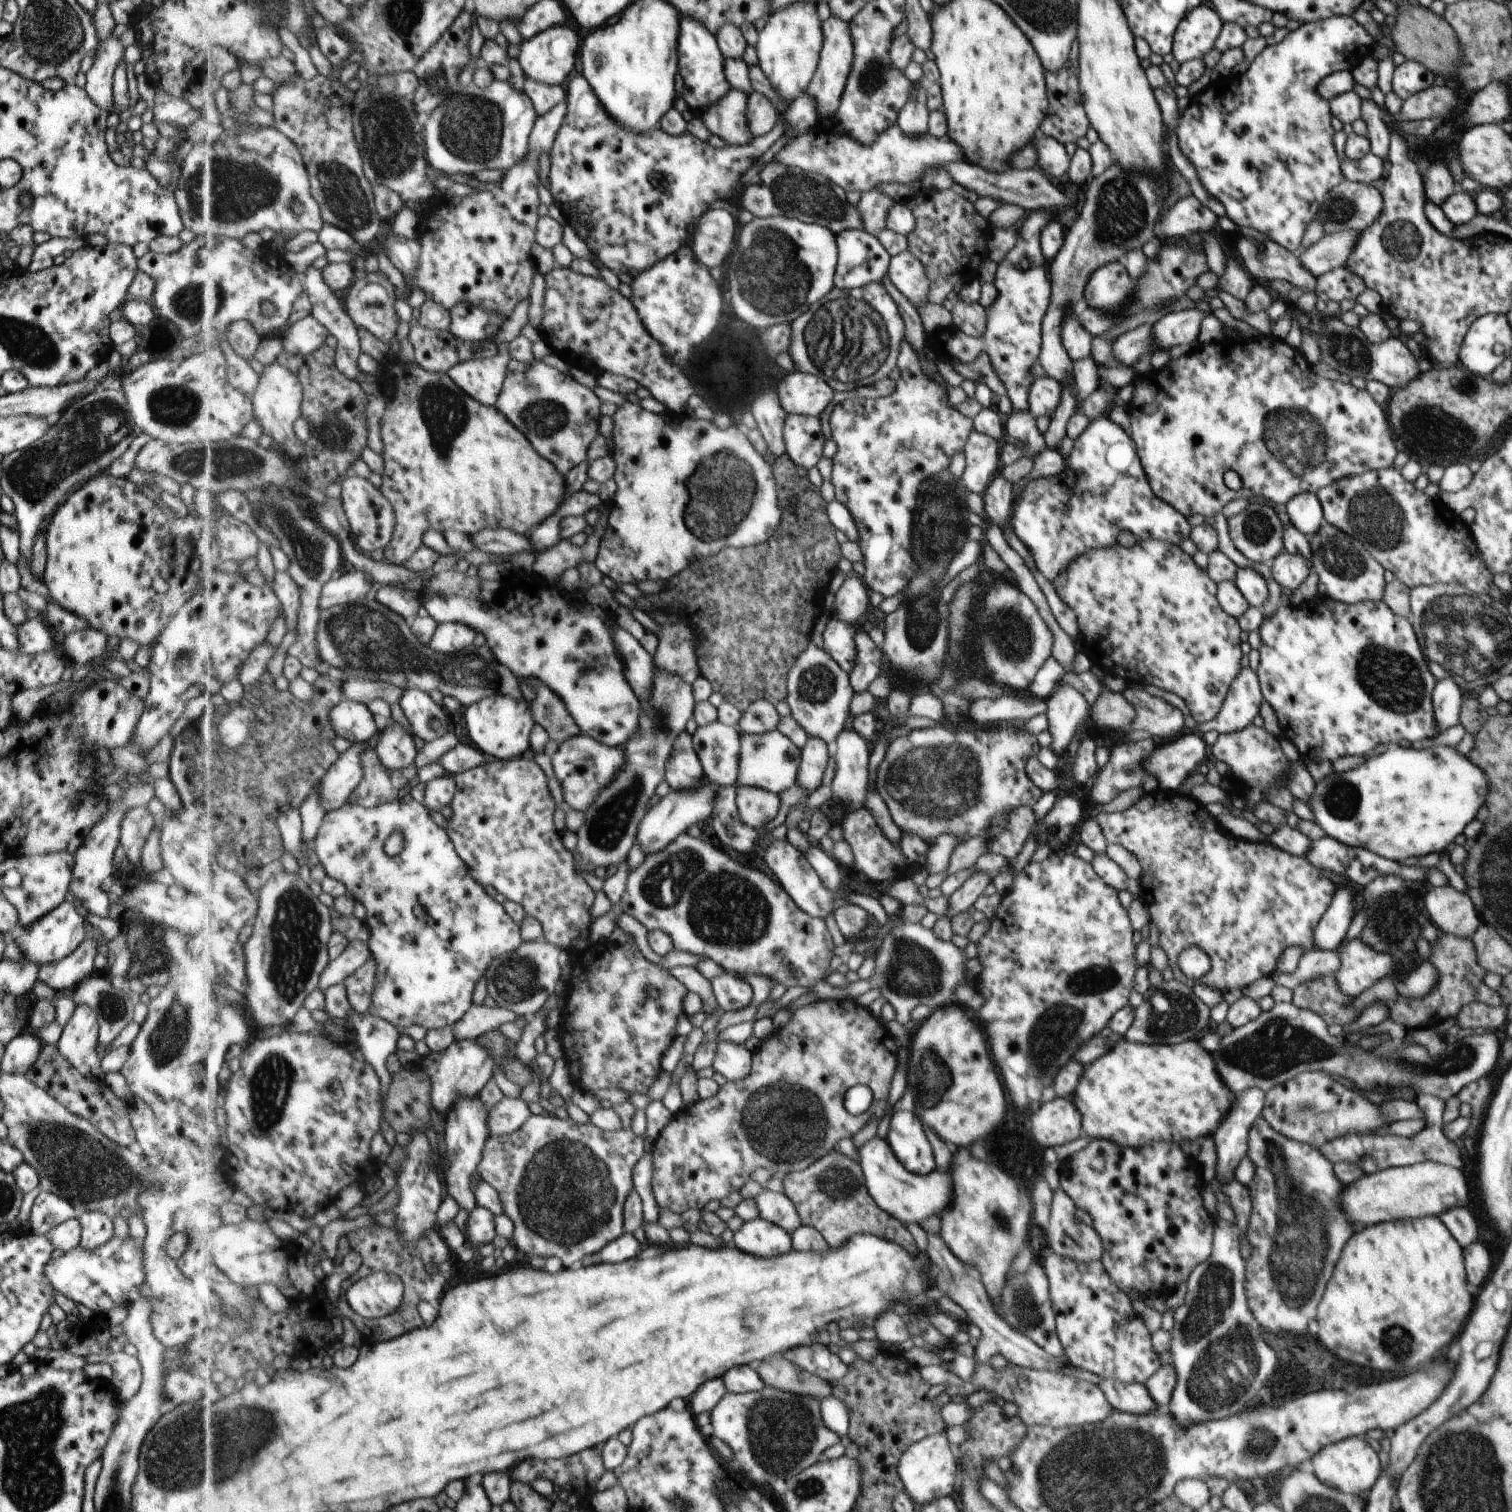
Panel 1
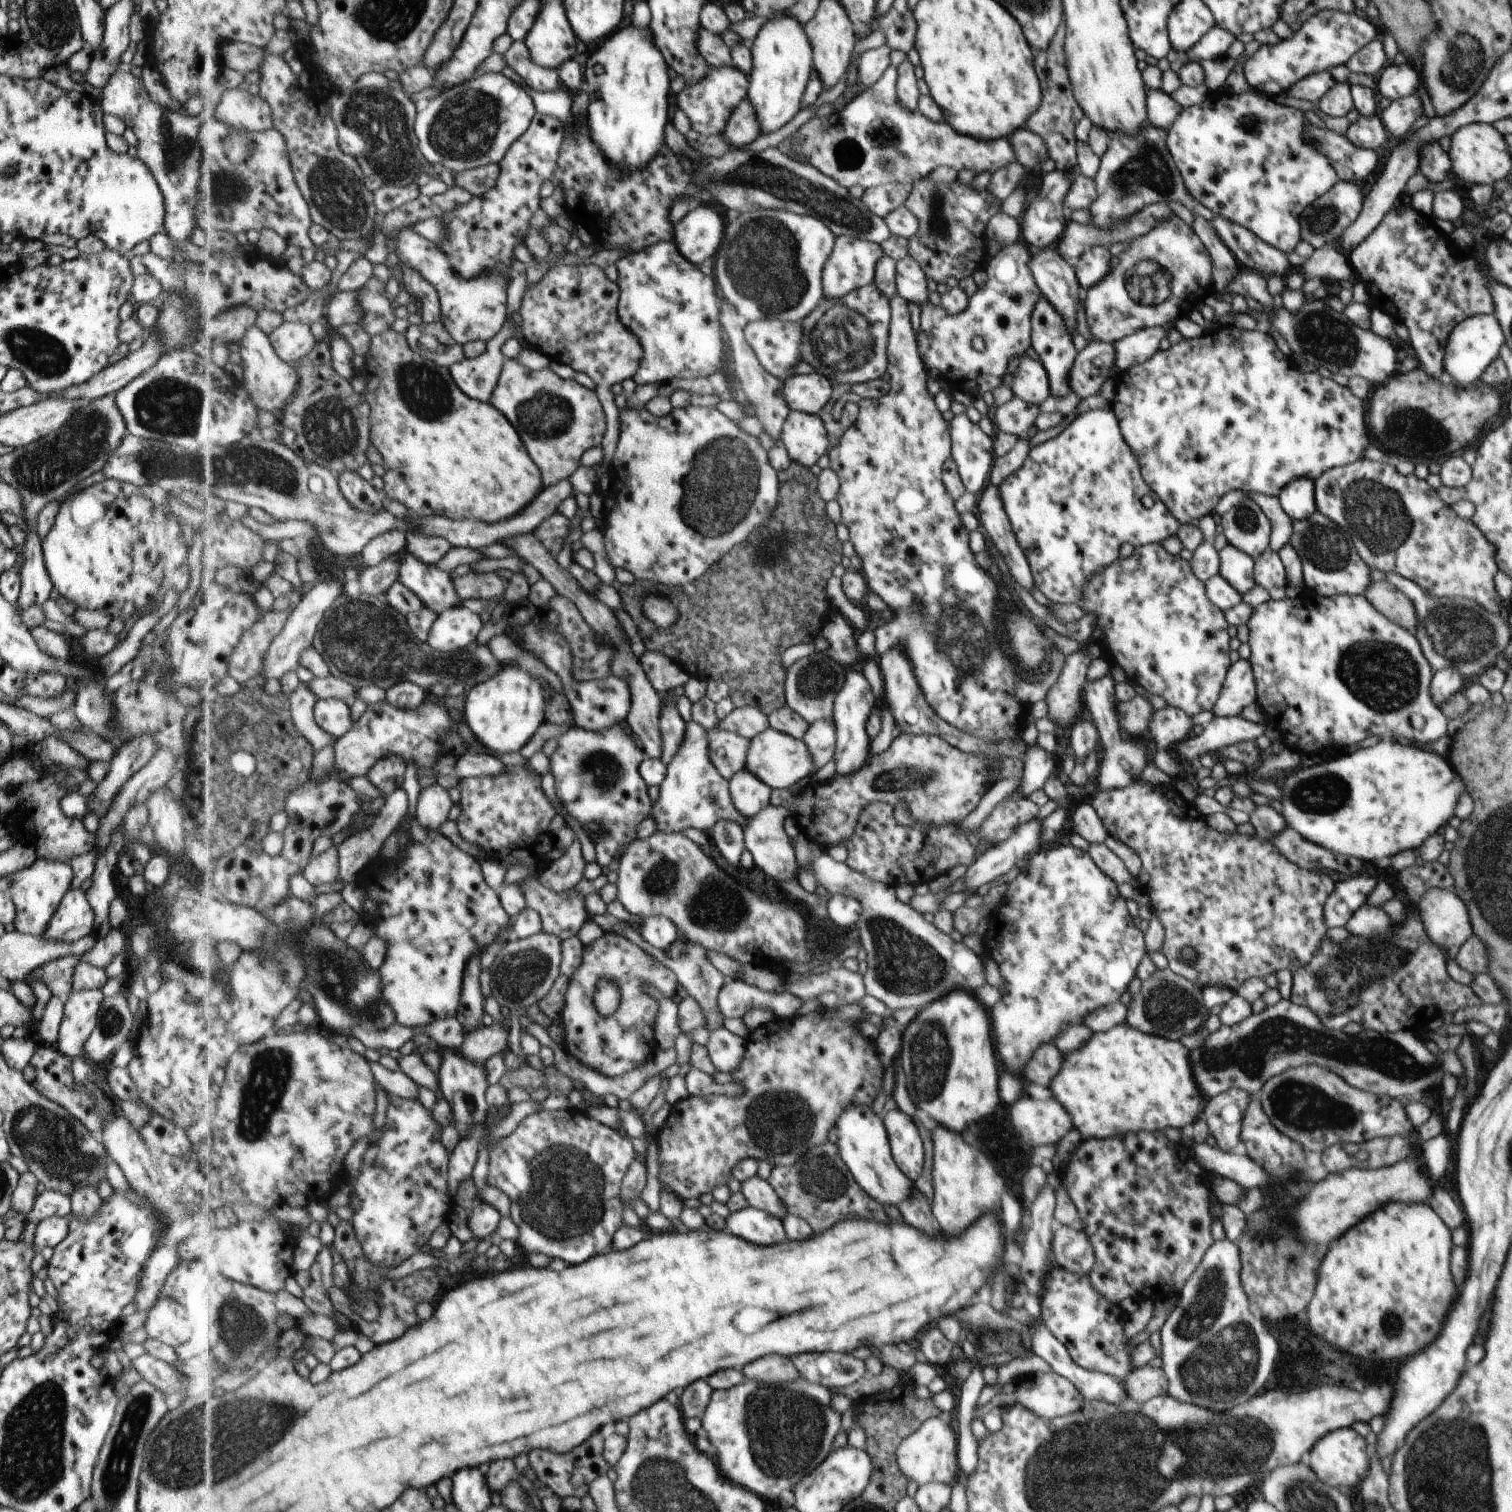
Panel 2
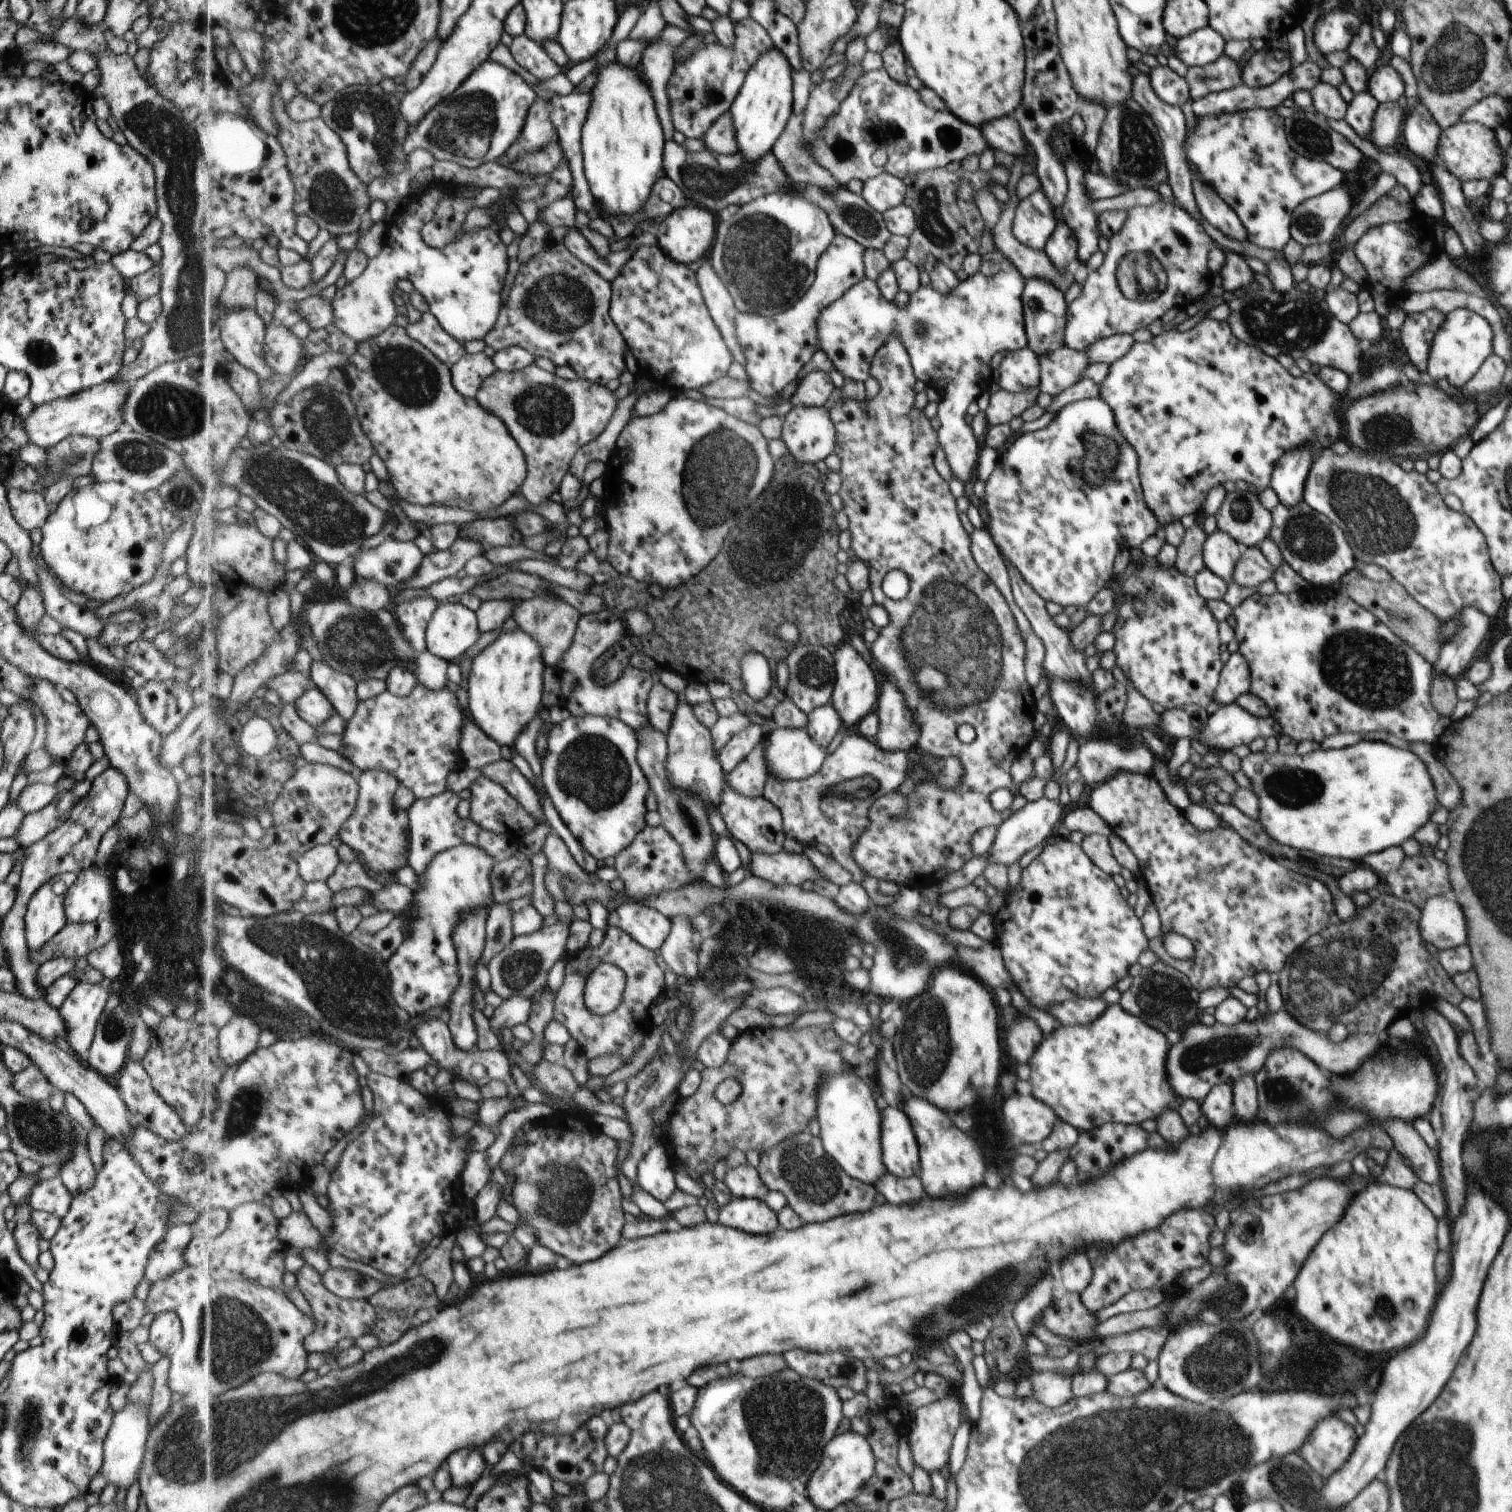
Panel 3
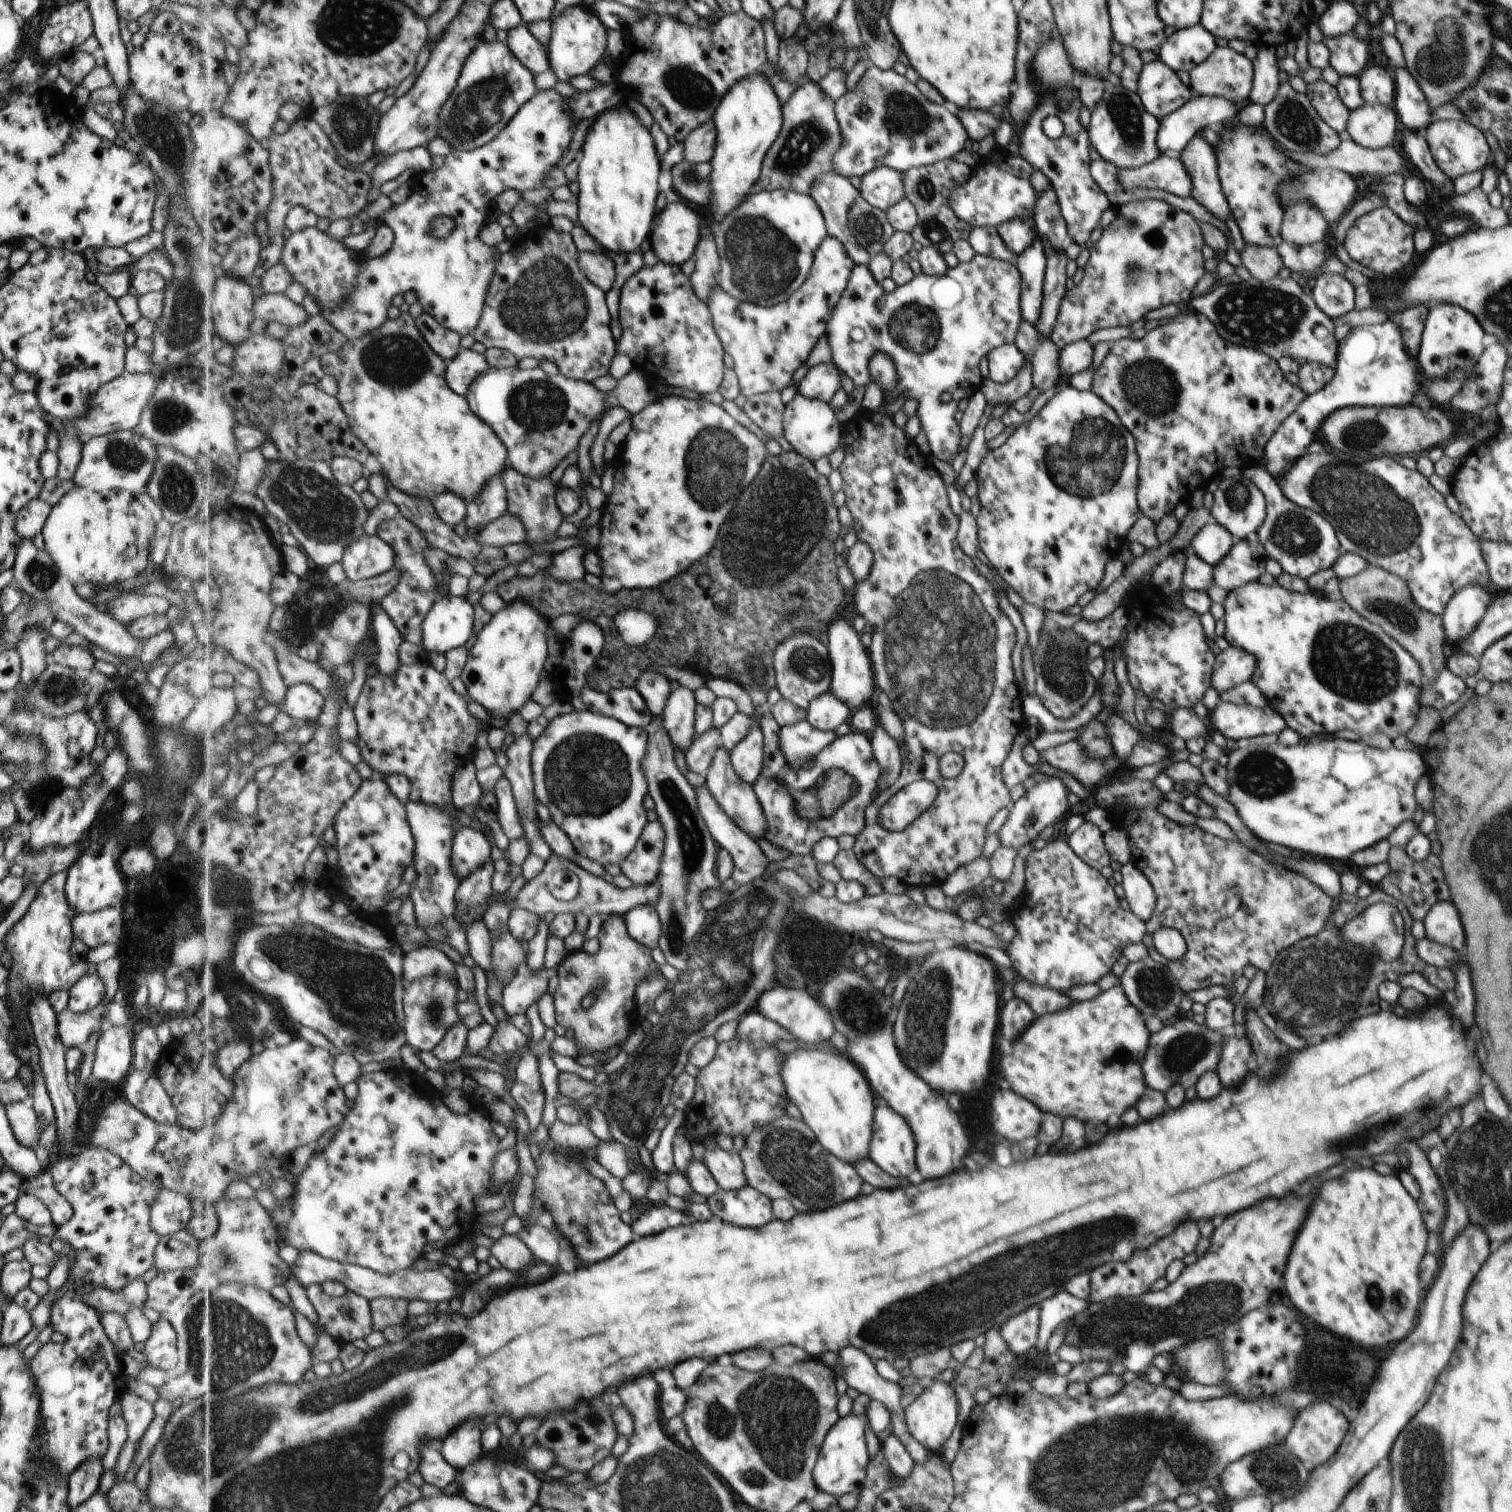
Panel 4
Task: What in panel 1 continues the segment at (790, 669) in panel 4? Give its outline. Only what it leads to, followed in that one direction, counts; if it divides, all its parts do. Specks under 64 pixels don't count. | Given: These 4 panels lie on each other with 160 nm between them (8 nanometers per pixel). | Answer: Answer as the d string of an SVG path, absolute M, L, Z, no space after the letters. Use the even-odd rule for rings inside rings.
M811 641L799 660L790 670L787 681L786 702L791 715L807 731L810 737L823 739L832 749L851 716L851 700L855 696L850 674L824 649Z

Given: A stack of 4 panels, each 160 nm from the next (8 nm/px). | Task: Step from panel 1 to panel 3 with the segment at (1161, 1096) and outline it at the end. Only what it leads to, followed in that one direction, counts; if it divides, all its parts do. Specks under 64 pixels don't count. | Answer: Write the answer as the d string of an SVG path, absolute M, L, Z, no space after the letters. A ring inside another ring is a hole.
M1107 1004L1099 1018L1087 1026L1061 1025L1053 1036L1045 1038L1030 1057L1026 1079L1032 1086L1031 1095L1055 1110L1059 1120L1080 1131L1093 1130L1105 1122L1141 1124L1147 1118L1157 1118L1165 1110L1175 1110L1179 1098L1167 1084L1165 1062L1170 1046L1165 1036L1125 1012L1119 1004Z

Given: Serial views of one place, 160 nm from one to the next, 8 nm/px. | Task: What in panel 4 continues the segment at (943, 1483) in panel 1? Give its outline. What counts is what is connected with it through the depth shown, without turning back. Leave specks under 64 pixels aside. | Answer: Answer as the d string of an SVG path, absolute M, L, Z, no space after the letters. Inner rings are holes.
M935 1382L923 1389L916 1400L904 1408L904 1421L908 1433L928 1452L934 1453L943 1446L943 1442L951 1436L953 1426L957 1422L957 1401L949 1384Z

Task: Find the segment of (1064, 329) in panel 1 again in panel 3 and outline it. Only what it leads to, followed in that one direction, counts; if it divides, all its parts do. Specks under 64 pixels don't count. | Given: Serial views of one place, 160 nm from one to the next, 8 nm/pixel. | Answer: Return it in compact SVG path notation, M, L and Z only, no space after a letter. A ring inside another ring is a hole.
M1019 156L1013 162L1013 166L1009 171L1009 179L1005 186L1008 200L1006 204L1000 205L1001 214L999 216L998 222L991 229L991 237L993 238L994 249L998 252L1001 252L1006 256L1017 268L1019 272L1023 275L1025 279L1038 279L1044 281L1046 284L1053 286L1056 290L1059 290L1064 294L1067 289L1071 286L1071 283L1074 282L1072 275L1067 271L1059 271L1056 267L1052 266L1052 263L1048 261L1048 257L1045 255L1044 250L1032 250L1023 244L1020 244L1012 235L1011 235L1011 226L1014 216L1015 208L1019 200L1015 197L1015 184L1021 178L1021 169L1024 163L1028 163L1030 159L1026 156Z

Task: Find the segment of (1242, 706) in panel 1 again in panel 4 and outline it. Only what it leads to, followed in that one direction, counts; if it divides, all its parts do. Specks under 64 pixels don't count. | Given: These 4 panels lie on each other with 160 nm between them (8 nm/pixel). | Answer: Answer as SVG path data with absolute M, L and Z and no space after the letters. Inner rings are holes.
M1228 647L1215 657L1215 674L1211 686L1218 694L1249 681L1257 668L1254 655L1238 647Z

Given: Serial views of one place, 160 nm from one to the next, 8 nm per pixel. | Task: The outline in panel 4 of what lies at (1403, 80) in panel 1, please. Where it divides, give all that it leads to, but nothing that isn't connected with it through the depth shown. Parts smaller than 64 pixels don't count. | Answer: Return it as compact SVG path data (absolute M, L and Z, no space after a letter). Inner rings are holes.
M1369 64L1358 74L1361 98L1370 105L1390 105L1393 100L1393 80L1387 70Z

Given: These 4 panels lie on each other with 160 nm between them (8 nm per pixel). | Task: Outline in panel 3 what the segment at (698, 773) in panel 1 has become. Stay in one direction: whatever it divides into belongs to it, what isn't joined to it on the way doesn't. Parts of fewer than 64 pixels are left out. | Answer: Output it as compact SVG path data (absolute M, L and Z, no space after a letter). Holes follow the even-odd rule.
M658 679L651 690L648 701L648 720L650 724L656 730L668 736L679 704L677 694L672 689L664 686Z

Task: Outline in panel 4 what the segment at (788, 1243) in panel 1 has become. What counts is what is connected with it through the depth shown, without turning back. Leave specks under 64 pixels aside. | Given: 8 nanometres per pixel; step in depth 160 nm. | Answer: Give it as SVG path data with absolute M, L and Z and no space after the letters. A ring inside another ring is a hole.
M751 1185L738 1191L719 1188L707 1205L715 1218L738 1227L761 1228L776 1218L774 1201Z

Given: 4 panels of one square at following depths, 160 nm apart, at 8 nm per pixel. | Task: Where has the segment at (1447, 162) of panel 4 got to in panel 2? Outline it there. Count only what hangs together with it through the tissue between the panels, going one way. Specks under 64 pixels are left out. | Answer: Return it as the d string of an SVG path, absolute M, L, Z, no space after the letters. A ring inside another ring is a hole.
M1472 123L1461 126L1451 134L1451 144L1447 154L1451 158L1451 174L1467 184L1492 185L1505 179L1511 170L1511 158L1507 154L1507 146L1503 136L1486 123Z

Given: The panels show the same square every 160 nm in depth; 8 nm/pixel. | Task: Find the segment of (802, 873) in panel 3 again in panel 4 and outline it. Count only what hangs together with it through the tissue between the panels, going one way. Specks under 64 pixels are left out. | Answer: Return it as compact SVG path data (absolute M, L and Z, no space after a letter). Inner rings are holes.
M705 784L701 788L696 788L698 792L698 805L701 809L703 818L708 822L709 830L719 844L719 848L727 849L734 858L735 868L732 878L739 884L749 884L761 879L767 872L769 858L761 850L761 846L747 834L733 819L721 808L720 802L713 796L709 787Z

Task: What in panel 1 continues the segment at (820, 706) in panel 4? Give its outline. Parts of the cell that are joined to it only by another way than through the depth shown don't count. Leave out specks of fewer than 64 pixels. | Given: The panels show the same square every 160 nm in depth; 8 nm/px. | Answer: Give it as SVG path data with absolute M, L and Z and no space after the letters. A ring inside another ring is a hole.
M810 737L802 750L802 764L799 767L798 784L809 792L815 792L823 784L823 776L829 764L833 749L823 739Z

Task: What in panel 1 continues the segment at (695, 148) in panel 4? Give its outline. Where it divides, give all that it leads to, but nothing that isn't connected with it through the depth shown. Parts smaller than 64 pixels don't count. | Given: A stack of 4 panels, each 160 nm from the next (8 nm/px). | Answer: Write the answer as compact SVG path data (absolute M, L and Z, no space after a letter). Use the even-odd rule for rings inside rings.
M754 90L749 94L748 102L748 117L754 138L765 136L776 128L781 118L780 112L767 95Z

